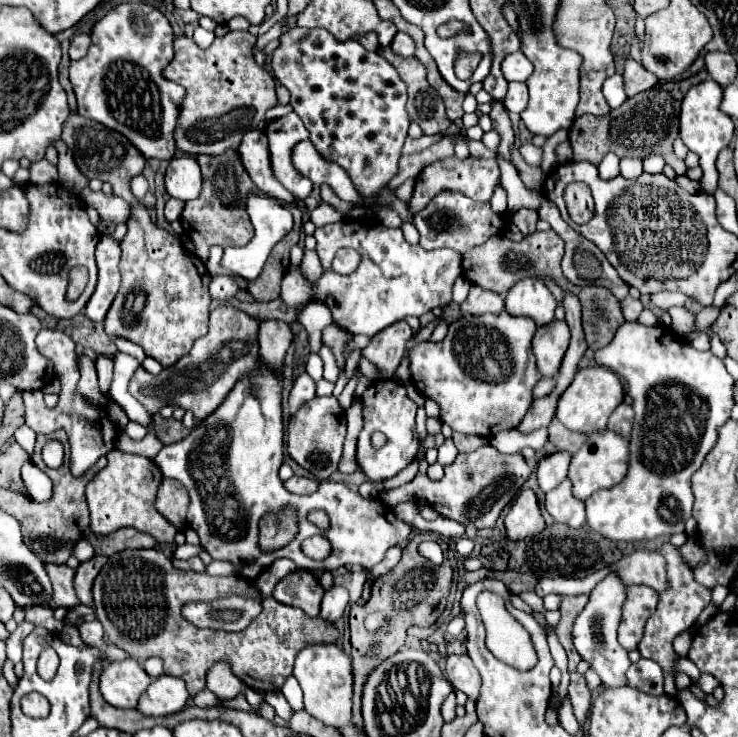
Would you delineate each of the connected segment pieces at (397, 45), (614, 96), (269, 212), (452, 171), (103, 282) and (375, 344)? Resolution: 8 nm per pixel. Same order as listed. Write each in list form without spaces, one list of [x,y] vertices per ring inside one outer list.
[[[398,32],[396,38],[394,38],[394,42],[390,46],[392,46],[394,52],[398,52],[402,56],[414,56],[414,48],[416,48],[414,40],[406,32]]]
[[[614,74],[604,82],[604,96],[612,108],[618,108],[626,102],[628,96],[624,92],[624,80],[620,74]]]
[[[248,194],[246,211],[253,224],[255,235],[246,246],[226,248],[224,258],[222,258],[222,266],[240,274],[246,280],[256,280],[260,276],[262,266],[264,266],[264,262],[268,259],[273,247],[291,231],[293,217],[286,210],[286,206],[282,206],[282,202],[278,202],[276,198],[258,196],[258,194]]]
[[[450,156],[438,162],[432,162],[430,166],[426,166],[418,180],[416,180],[416,188],[414,188],[414,196],[408,202],[408,212],[410,214],[418,214],[436,194],[440,194],[440,190],[456,190],[462,192],[464,196],[476,200],[476,202],[488,202],[494,194],[494,188],[498,186],[498,178],[500,178],[500,168],[496,158],[474,158],[468,156],[464,160],[460,160],[458,156]]]
[[[102,236],[96,246],[96,262],[98,262],[98,286],[86,304],[86,316],[94,322],[104,322],[108,308],[120,288],[120,244],[110,238]]]
[[[396,322],[386,330],[378,332],[370,344],[362,350],[362,356],[370,360],[378,370],[378,380],[394,378],[394,372],[406,352],[408,342],[412,340],[412,328],[408,322]]]

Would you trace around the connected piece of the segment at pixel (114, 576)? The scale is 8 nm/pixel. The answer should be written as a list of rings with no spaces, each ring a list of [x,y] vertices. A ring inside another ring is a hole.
[[[158,548],[154,550],[122,550],[114,556],[108,558],[108,562],[102,566],[100,574],[94,578],[92,586],[92,606],[96,610],[96,618],[104,626],[104,638],[128,652],[130,658],[136,660],[146,660],[150,656],[158,656],[164,660],[164,672],[174,674],[178,678],[184,678],[186,688],[190,696],[196,696],[206,686],[206,672],[210,666],[218,660],[230,662],[234,668],[234,674],[246,682],[246,686],[268,692],[268,690],[278,690],[282,688],[284,680],[292,674],[292,664],[302,650],[302,646],[308,646],[310,642],[336,642],[340,638],[340,630],[328,622],[318,618],[306,616],[300,608],[292,608],[286,604],[276,602],[272,596],[262,596],[262,592],[256,588],[254,582],[246,582],[244,578],[236,576],[208,576],[206,572],[198,574],[194,570],[178,570],[172,566],[172,560],[166,558]],[[228,594],[242,594],[244,598],[258,598],[262,604],[262,612],[250,622],[246,630],[240,632],[224,632],[224,630],[200,630],[192,622],[188,622],[182,616],[182,608],[186,602],[214,602],[222,596]]]

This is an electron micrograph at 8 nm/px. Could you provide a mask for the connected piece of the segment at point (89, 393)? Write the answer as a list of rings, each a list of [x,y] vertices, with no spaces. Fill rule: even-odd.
[[[80,356],[80,370],[82,370],[82,376],[80,376],[80,382],[78,382],[78,392],[98,404],[98,406],[106,406],[106,398],[100,394],[98,390],[98,380],[96,380],[96,370],[94,370],[94,362],[88,358],[88,356]]]

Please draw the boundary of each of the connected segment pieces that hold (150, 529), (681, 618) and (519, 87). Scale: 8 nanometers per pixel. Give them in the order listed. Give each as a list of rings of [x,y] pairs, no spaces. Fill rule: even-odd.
[[[114,450],[108,454],[108,466],[98,472],[98,476],[88,484],[86,498],[90,506],[90,530],[92,534],[112,534],[118,528],[132,526],[140,532],[146,532],[158,538],[160,544],[174,544],[174,536],[178,528],[174,528],[166,518],[154,512],[156,490],[162,482],[162,472],[154,466],[150,458],[126,454]]]
[[[666,542],[662,546],[662,556],[668,562],[670,590],[666,590],[666,594],[660,594],[658,608],[646,622],[646,632],[644,632],[644,638],[642,638],[640,646],[638,646],[638,650],[640,650],[642,658],[650,658],[650,660],[658,662],[662,666],[662,670],[668,672],[668,670],[672,670],[672,666],[674,666],[674,662],[678,658],[676,652],[672,650],[672,640],[695,624],[700,612],[710,604],[710,594],[712,592],[708,588],[704,588],[704,586],[698,586],[698,582],[694,582],[690,566],[684,564],[684,560],[680,558],[678,550],[672,544]],[[696,606],[700,606],[700,610]]]
[[[510,82],[508,94],[504,98],[504,108],[508,112],[522,112],[528,104],[528,88],[520,82]]]

